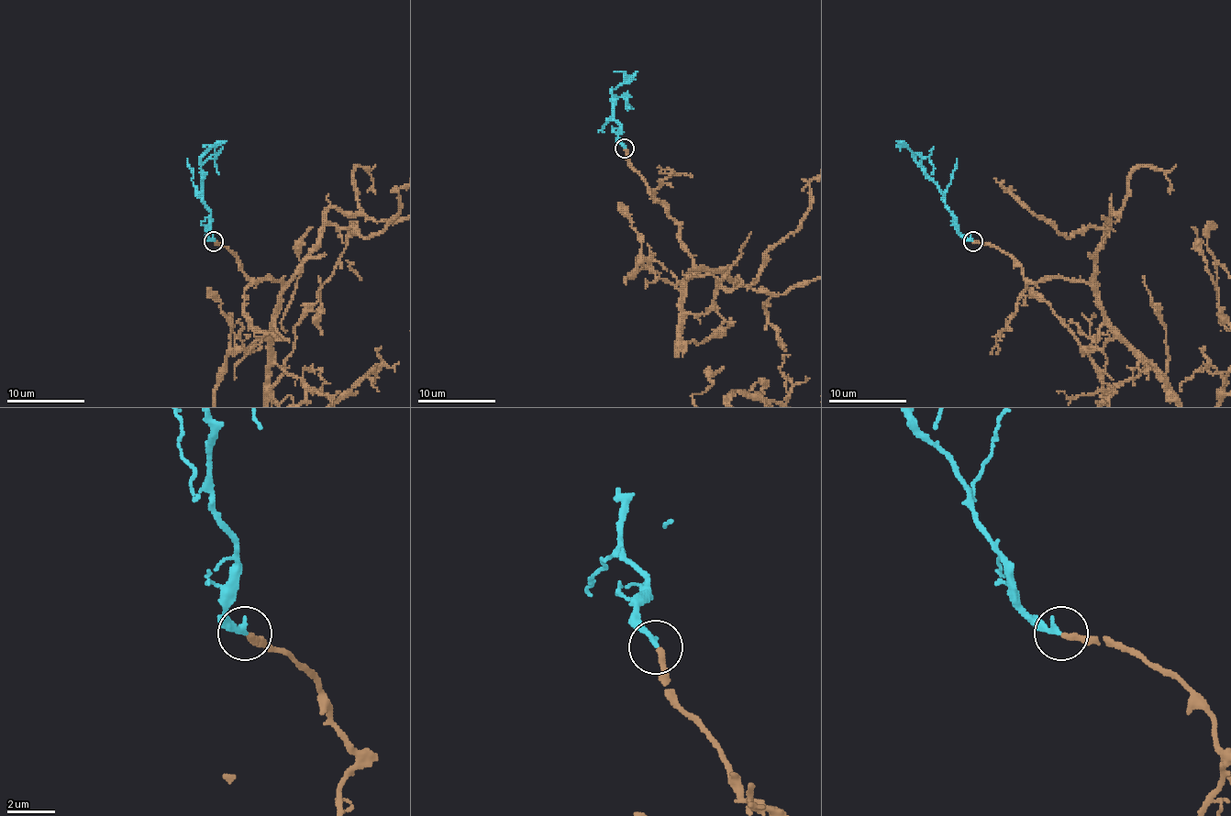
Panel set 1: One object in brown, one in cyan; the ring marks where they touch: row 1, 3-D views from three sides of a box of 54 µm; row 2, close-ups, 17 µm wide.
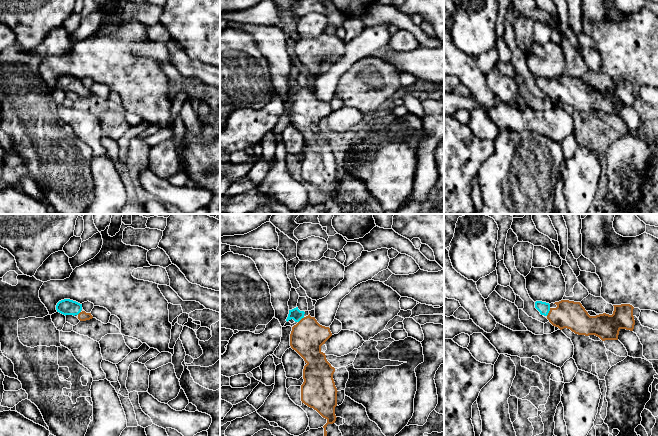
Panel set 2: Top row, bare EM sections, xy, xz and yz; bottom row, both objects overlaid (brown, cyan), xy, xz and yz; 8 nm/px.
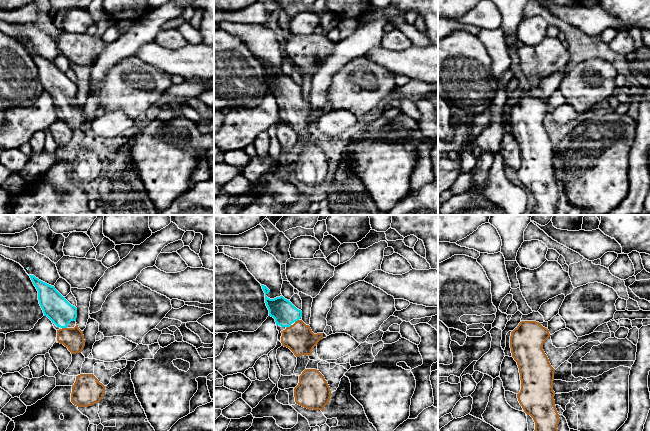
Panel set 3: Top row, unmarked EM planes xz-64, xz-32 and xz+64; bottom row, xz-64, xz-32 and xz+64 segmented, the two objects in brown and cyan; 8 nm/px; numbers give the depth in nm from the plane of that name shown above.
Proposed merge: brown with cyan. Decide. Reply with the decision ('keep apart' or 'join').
join

